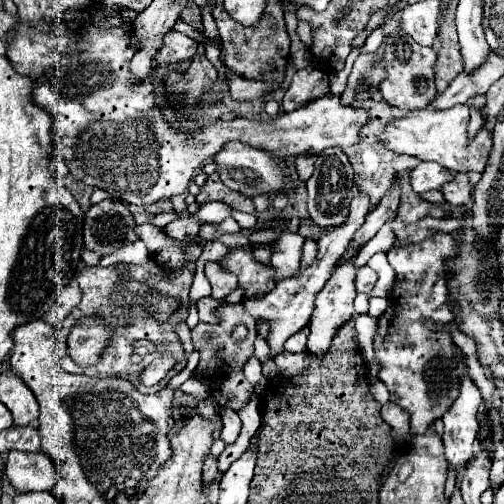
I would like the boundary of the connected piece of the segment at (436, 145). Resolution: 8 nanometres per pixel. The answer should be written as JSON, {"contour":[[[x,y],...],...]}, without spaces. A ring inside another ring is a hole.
{"contour":[[[454,105],[450,109],[420,109],[414,111],[412,115],[406,115],[394,123],[390,123],[386,127],[386,131],[382,133],[380,141],[396,151],[396,153],[406,153],[412,157],[418,157],[422,161],[436,161],[440,165],[444,165],[450,171],[478,171],[482,173],[482,169],[486,167],[488,155],[492,151],[492,129],[486,127],[488,115],[482,109],[482,117],[484,117],[484,125],[482,129],[470,139],[468,137],[468,121],[470,121],[470,105]]]}

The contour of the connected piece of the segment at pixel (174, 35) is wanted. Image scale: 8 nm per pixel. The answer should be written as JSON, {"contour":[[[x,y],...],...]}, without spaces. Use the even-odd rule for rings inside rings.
{"contour":[[[170,31],[164,37],[164,45],[158,51],[158,55],[154,57],[156,63],[176,63],[176,61],[186,61],[192,59],[196,55],[198,43],[192,41],[190,37],[178,33],[178,31]]]}

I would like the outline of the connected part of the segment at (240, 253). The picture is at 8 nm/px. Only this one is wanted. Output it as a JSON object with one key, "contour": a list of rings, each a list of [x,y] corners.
{"contour":[[[228,249],[220,267],[238,277],[238,287],[244,289],[244,299],[262,299],[280,283],[280,279],[274,279],[276,269],[256,261],[252,249]]]}

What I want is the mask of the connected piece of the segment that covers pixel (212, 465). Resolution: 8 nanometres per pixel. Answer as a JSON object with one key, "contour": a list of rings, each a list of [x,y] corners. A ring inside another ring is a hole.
{"contour":[[[208,453],[208,457],[204,459],[204,469],[202,469],[202,489],[208,489],[216,475],[218,475],[218,459],[212,457],[212,453]]]}

